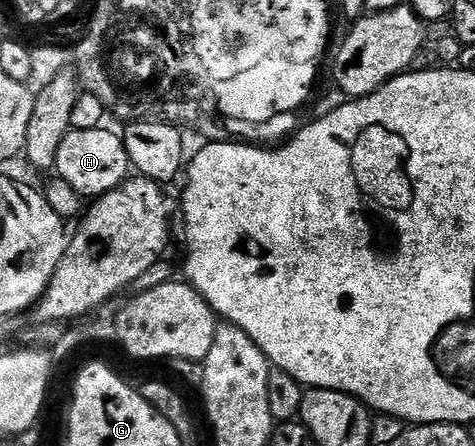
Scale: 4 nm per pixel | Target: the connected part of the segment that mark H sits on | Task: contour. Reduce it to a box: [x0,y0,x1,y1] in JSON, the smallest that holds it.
[54,129,133,200]

